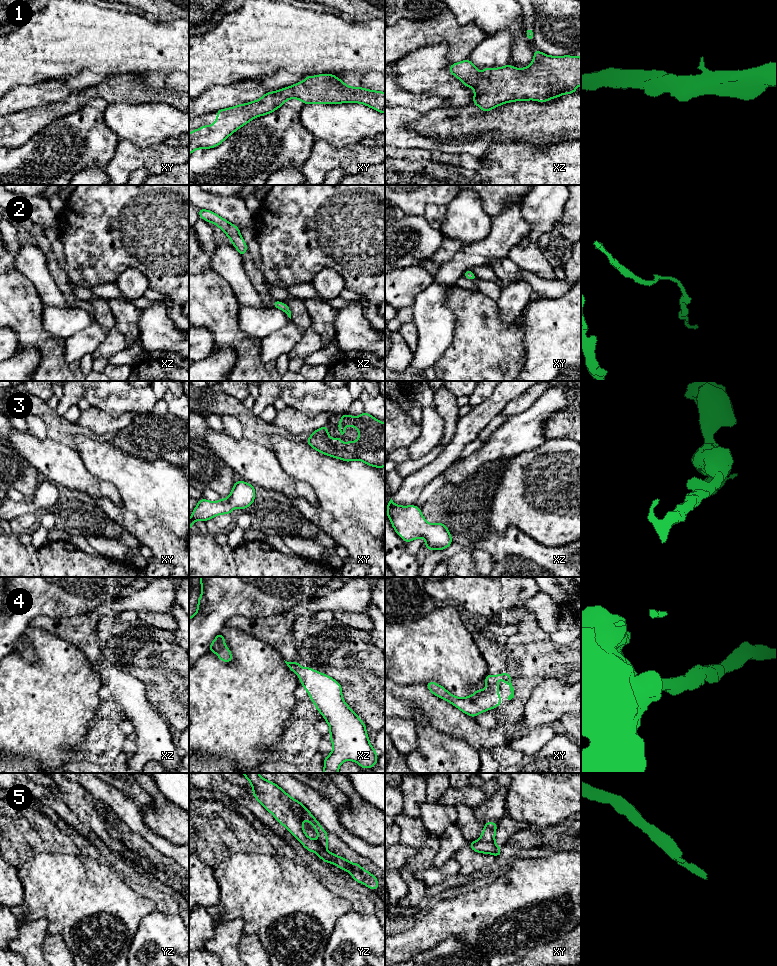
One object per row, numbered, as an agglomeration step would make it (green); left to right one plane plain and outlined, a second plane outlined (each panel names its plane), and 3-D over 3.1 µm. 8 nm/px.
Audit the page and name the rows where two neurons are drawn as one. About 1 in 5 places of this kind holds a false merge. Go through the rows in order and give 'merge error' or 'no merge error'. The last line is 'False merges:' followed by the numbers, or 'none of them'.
1: no merge error
2: no merge error
3: no merge error
4: no merge error
5: merge error
False merges: 5

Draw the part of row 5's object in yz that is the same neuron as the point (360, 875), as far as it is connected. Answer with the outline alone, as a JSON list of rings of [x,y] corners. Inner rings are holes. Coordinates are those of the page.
[[[320,850],[317,855],[324,862],[334,864],[338,866],[341,870],[346,870],[358,883],[362,883],[372,890],[377,890],[378,888],[378,878],[373,876],[369,871],[364,870],[359,864],[351,863],[344,857],[337,856],[332,852],[326,850]]]

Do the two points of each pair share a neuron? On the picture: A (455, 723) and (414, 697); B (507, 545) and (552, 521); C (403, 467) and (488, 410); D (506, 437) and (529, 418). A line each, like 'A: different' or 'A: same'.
A: same
B: different
C: different
D: same

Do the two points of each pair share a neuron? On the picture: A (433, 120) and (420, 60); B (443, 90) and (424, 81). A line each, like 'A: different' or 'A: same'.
A: different
B: same

